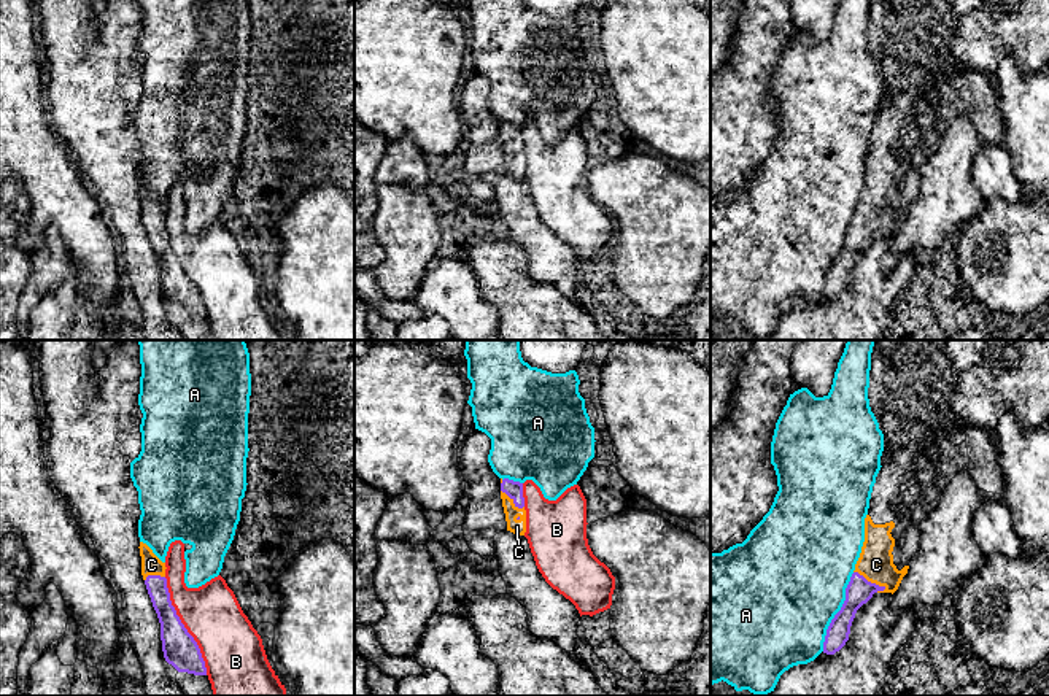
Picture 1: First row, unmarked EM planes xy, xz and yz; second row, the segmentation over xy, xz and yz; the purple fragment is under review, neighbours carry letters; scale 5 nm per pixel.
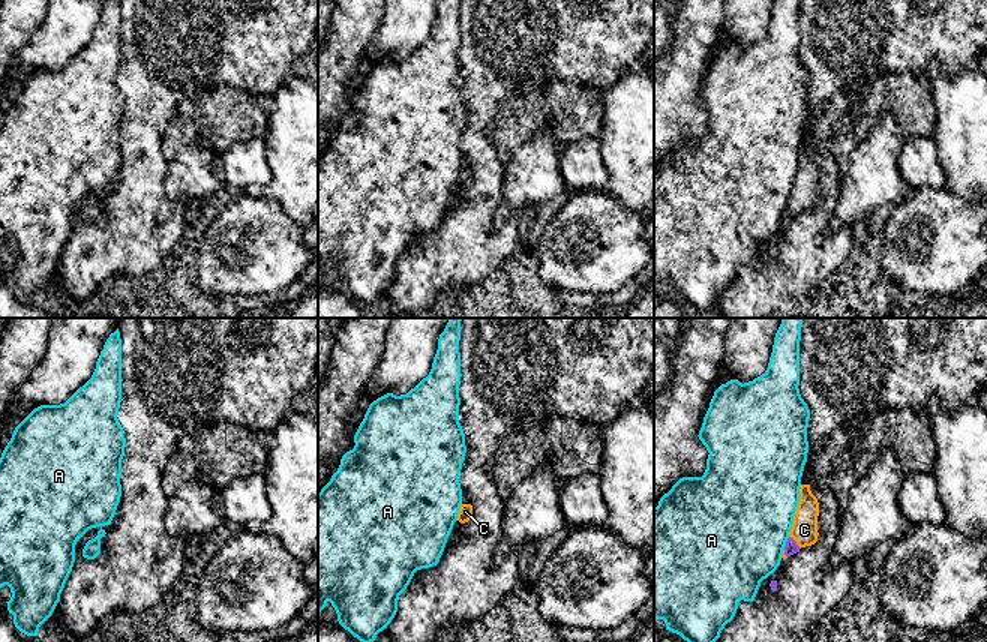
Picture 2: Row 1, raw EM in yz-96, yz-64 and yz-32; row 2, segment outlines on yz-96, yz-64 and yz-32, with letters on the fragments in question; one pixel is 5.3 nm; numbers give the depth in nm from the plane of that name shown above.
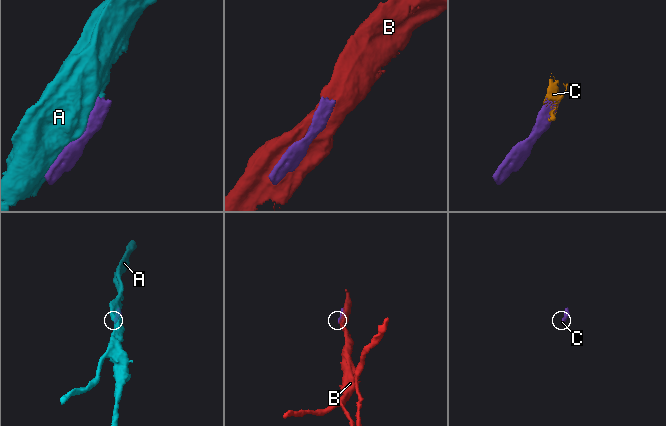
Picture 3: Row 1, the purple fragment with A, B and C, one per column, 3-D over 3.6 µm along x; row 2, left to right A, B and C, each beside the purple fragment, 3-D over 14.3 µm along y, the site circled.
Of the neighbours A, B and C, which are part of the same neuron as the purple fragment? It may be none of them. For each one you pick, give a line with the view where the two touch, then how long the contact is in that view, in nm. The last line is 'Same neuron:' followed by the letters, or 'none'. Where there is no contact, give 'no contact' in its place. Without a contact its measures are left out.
C: yz | 190 nm
Same neuron: C

